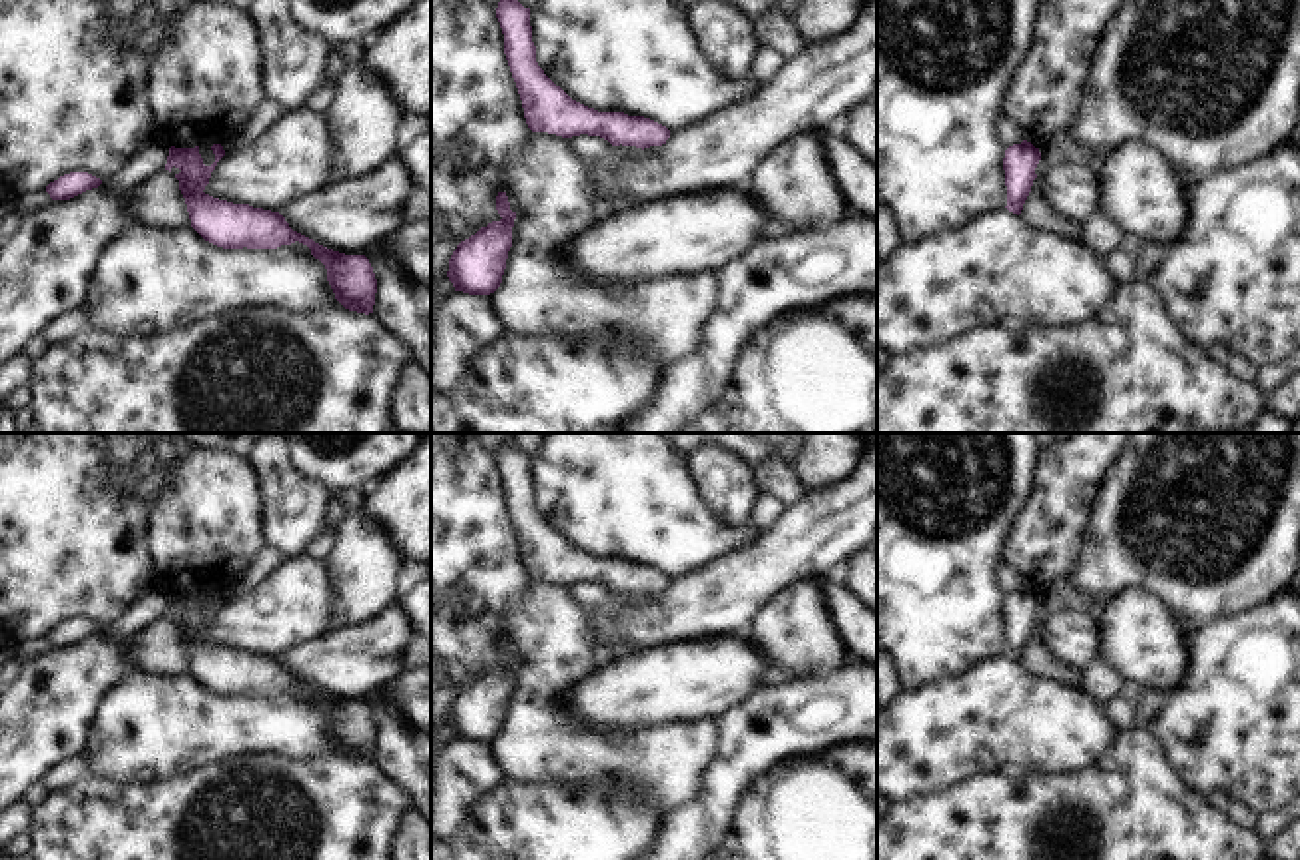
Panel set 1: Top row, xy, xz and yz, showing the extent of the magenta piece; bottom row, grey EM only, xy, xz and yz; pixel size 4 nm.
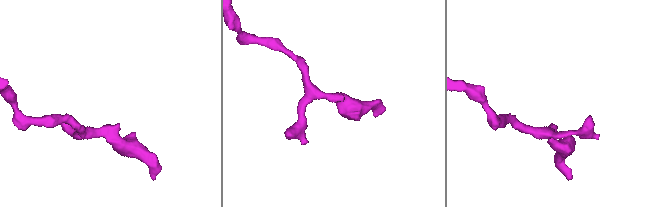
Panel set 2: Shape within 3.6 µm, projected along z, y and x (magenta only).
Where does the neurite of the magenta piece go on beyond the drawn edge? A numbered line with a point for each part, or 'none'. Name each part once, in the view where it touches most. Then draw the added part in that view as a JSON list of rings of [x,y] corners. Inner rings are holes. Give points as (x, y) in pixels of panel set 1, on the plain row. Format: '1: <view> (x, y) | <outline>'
1: xz (621, 597) | [[[614,593],[618,605],[648,605],[654,601],[660,593],[650,593],[650,595],[636,595],[636,593]]]

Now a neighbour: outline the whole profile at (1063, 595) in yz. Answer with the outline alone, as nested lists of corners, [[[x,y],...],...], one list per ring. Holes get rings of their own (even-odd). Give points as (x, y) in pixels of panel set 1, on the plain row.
[[[1057,579],[1047,591],[1039,595],[1041,607],[1049,611],[1049,615],[1059,611],[1097,611],[1095,599],[1079,589],[1071,579]]]

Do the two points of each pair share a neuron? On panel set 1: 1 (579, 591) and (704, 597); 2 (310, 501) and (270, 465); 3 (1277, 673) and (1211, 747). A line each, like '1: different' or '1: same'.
1: different
2: same
3: same

